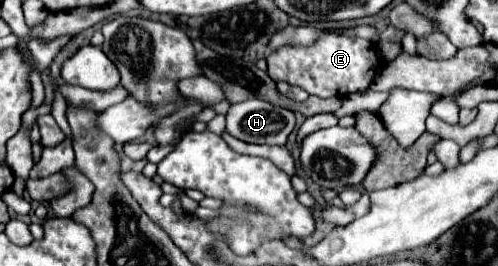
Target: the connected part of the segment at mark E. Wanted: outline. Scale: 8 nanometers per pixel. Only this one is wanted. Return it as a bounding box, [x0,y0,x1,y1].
[267,29,381,97]

